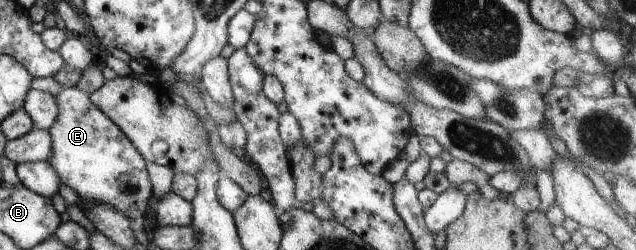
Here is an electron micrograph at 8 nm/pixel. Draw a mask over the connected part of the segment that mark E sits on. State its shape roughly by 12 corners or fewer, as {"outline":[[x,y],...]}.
{"outline":[[76,85],[49,163],[79,197],[144,221],[148,161]]}

